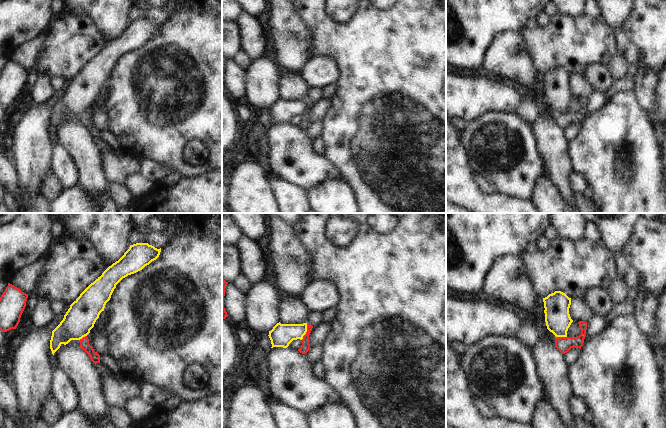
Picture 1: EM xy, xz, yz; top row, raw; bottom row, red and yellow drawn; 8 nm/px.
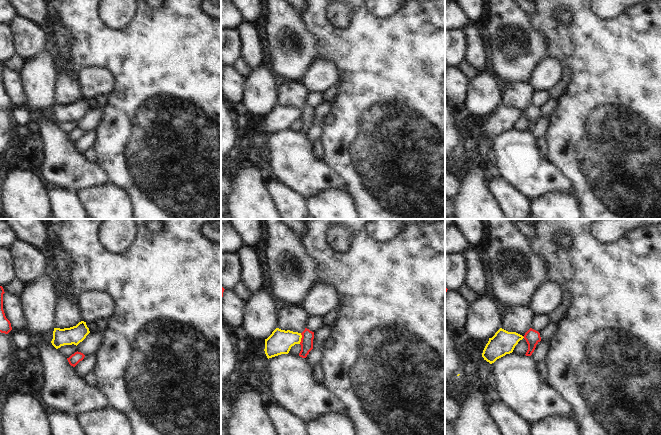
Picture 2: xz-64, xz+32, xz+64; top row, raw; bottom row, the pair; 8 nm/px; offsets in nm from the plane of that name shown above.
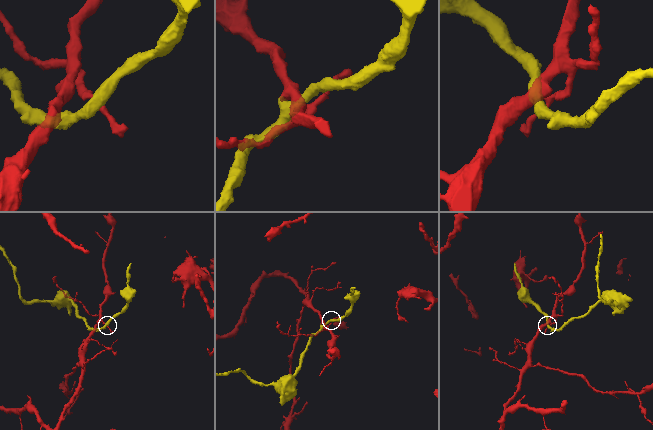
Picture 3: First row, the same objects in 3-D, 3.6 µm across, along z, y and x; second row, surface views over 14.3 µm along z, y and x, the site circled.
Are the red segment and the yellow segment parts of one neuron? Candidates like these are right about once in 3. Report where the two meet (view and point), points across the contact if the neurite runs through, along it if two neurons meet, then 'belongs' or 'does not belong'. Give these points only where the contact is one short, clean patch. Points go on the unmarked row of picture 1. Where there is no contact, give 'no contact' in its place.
xz (306, 108) | along xz (307, 100), (307, 106), (301, 115) | does not belong

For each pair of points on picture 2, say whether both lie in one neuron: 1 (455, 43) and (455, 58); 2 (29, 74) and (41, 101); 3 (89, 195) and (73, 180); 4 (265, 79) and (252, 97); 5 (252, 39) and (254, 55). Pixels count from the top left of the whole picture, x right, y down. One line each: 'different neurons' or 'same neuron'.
1: same neuron
2: same neuron
3: different neurons
4: same neuron
5: same neuron

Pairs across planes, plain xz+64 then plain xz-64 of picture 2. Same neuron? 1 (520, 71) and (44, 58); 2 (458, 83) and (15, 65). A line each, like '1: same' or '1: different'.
1: different
2: different

